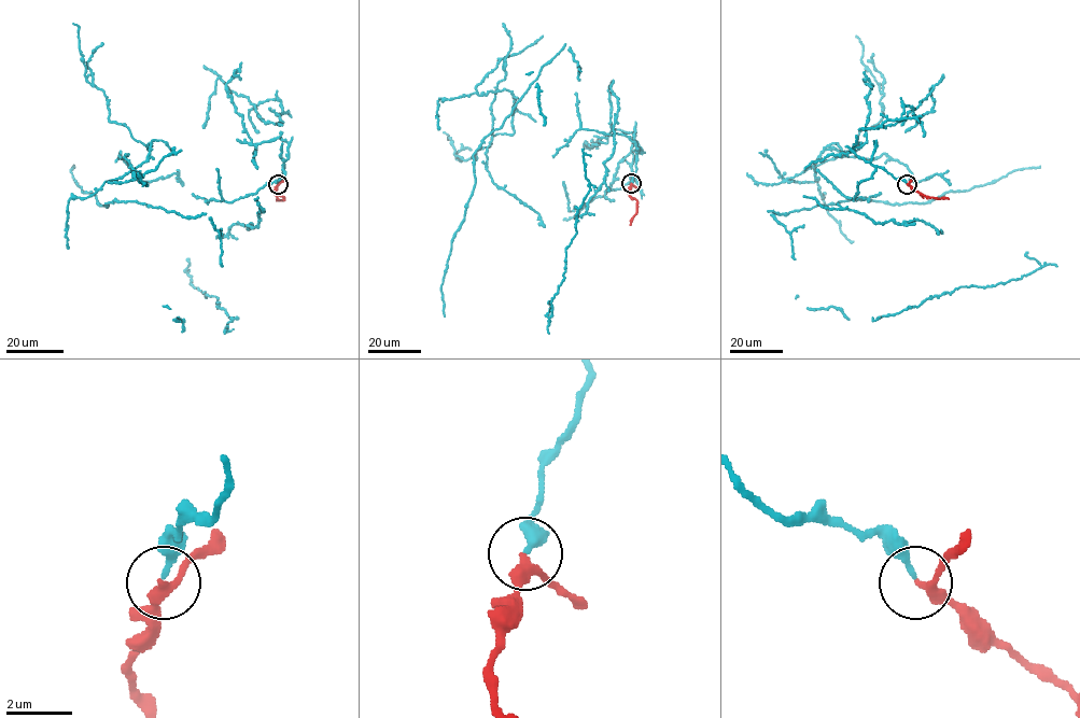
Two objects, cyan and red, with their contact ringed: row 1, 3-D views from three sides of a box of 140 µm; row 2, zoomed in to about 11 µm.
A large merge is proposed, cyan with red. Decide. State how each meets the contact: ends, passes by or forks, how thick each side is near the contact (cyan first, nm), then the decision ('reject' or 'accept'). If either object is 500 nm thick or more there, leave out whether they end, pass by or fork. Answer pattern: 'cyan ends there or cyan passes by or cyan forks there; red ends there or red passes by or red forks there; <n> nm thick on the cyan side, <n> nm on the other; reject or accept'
cyan ends there; red passes by; 200 nm thick on the cyan side, 260 nm on the other; accept

